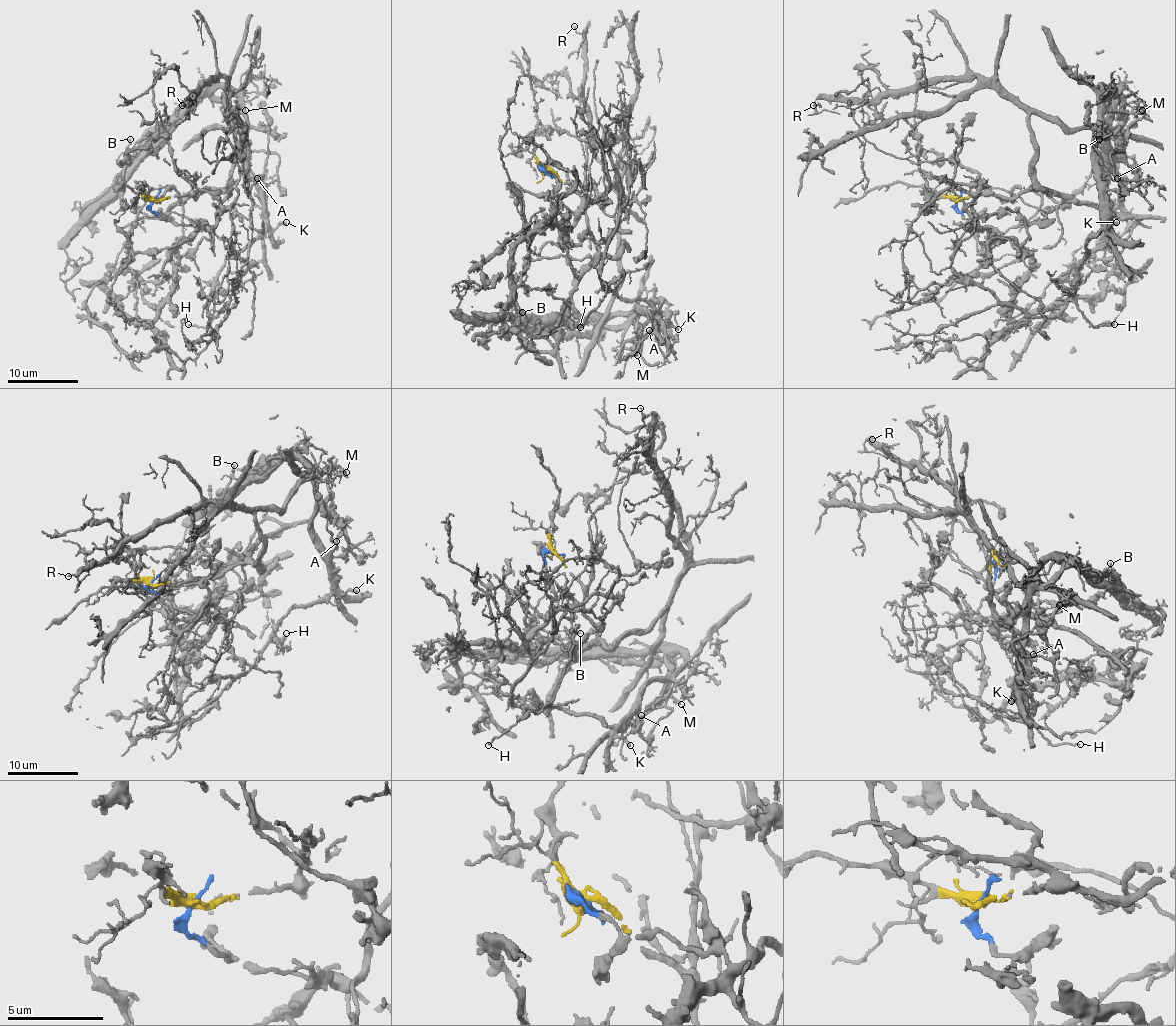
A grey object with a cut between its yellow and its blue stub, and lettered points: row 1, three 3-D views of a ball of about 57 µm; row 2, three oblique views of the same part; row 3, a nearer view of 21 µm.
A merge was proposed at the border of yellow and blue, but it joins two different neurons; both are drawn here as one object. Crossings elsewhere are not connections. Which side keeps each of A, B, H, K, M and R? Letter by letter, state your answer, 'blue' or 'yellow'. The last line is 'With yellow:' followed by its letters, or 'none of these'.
A: blue
B: blue
H: blue
K: blue
M: blue
R: yellow
With yellow: R

